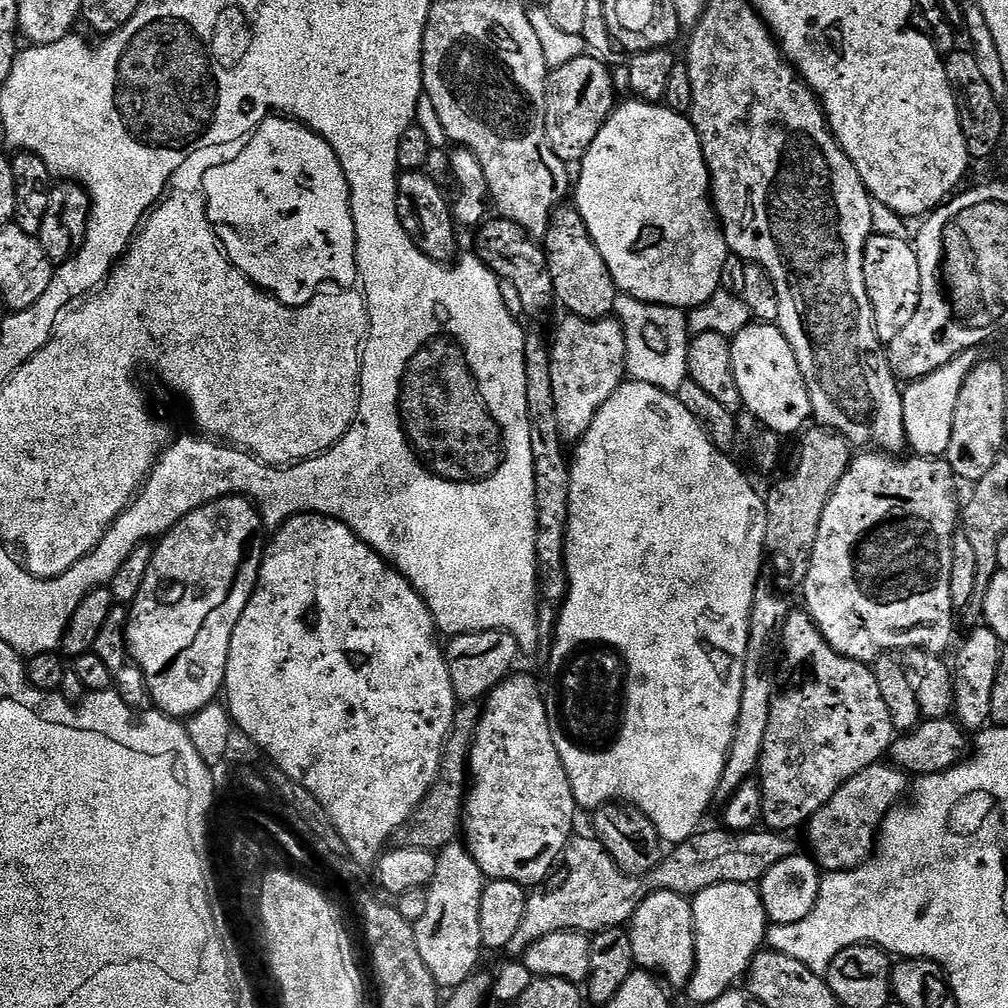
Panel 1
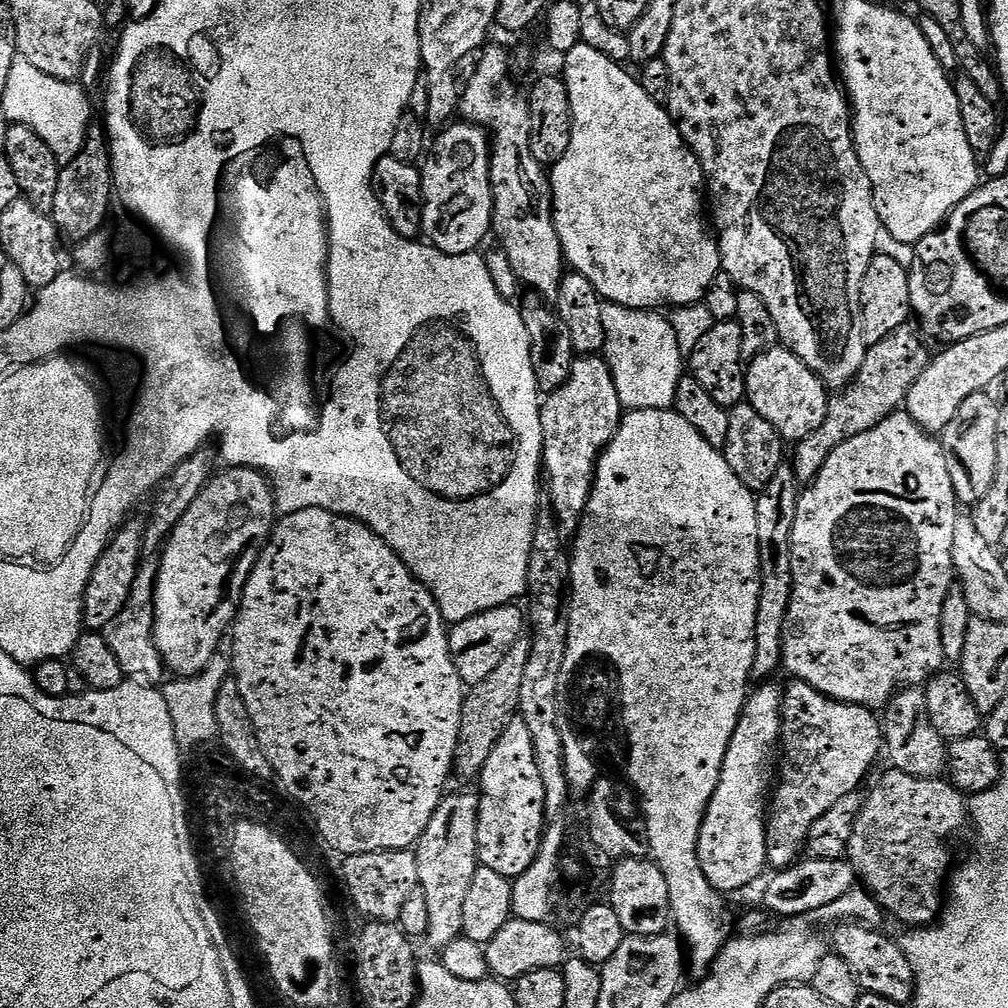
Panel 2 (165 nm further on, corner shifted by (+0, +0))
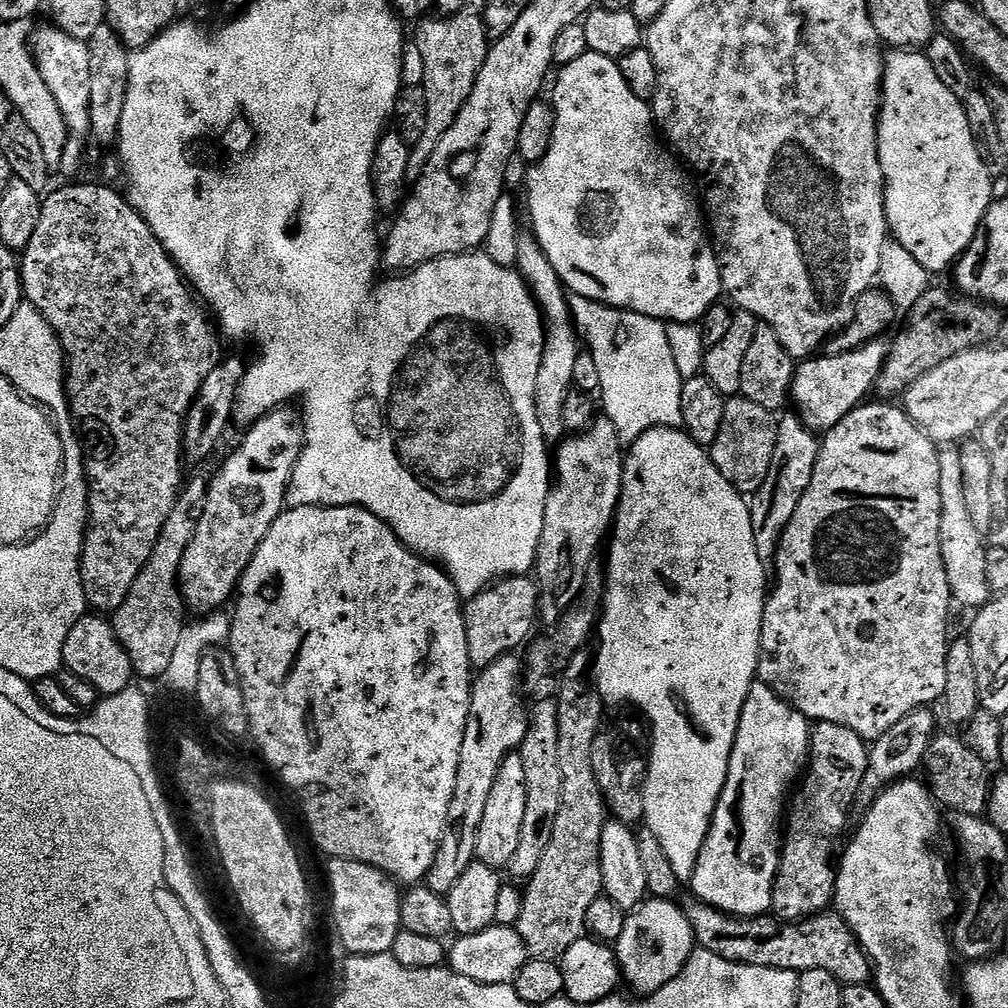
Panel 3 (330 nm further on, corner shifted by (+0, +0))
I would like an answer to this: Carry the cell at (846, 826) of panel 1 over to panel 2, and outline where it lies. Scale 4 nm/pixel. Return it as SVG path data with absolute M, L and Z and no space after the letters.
M888 770L888 773L877 782L872 788L872 793L867 793L864 809L858 814L858 822L854 826L854 834L850 838L850 846L848 847L847 861L852 865L852 871L856 873L859 883L874 897L877 904L885 913L888 912L896 920L908 924L909 929L927 928L928 925L937 923L940 918L941 911L946 903L946 881L950 876L950 868L948 872L948 839L959 830L963 824L967 825L970 820L970 804L966 799L965 793L951 784L947 779L937 778L927 780L926 778L914 778L910 774L902 774L895 770Z

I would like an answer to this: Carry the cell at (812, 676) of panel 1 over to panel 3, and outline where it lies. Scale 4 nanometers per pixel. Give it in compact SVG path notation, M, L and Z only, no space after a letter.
M819 722L811 729L808 750L806 771L803 773L802 783L799 785L799 787L801 786L800 793L796 797L794 797L795 795L791 797L790 807L786 812L780 865L772 887L770 912L781 922L804 920L807 916L816 916L833 903L836 894L838 857L841 855L842 845L846 840L844 831L848 828L848 815L854 812L856 795L868 769L869 745L861 736L854 734L854 730L850 730L846 726L838 726L834 722Z

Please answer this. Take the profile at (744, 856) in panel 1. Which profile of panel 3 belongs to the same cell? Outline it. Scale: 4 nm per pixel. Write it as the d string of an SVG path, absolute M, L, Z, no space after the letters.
M915 708L906 718L900 719L886 734L882 734L877 740L871 741L868 750L868 769L862 778L862 786L856 795L855 807L860 810L871 808L881 792L898 780L911 777L912 772L921 767L924 754L932 739L938 734L936 728L936 716L928 708Z

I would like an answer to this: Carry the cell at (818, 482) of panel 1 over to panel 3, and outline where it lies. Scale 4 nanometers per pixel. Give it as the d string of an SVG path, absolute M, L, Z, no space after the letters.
M930 288L907 311L907 327L896 340L893 339L887 361L876 380L874 390L879 394L879 399L894 400L901 397L909 386L930 370L934 370L935 366L940 366L968 349L987 345L999 337L1004 323L1001 314L1003 311L999 307L971 297L956 296L944 290Z

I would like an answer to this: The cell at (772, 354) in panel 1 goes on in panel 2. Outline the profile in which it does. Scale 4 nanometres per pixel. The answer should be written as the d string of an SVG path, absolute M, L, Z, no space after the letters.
M773 346L756 356L746 368L746 390L747 403L770 422L784 442L798 442L826 422L829 389L789 348Z

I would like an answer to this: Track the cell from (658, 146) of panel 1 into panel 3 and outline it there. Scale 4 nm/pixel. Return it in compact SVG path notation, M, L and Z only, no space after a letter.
M587 50L574 62L561 67L558 80L554 86L554 128L551 144L546 155L535 163L526 178L528 192L528 212L532 222L531 231L541 250L561 280L563 286L572 296L593 300L606 304L610 308L623 308L626 312L637 312L655 320L663 320L674 324L693 324L704 319L704 315L712 309L713 304L721 299L720 267L716 261L716 250L712 246L709 229L706 227L706 216L702 211L701 201L697 193L688 189L689 177L683 167L676 168L677 159L671 151L662 148L663 143L657 138L656 127L652 118L651 105L639 99L622 78L619 63L610 57Z

